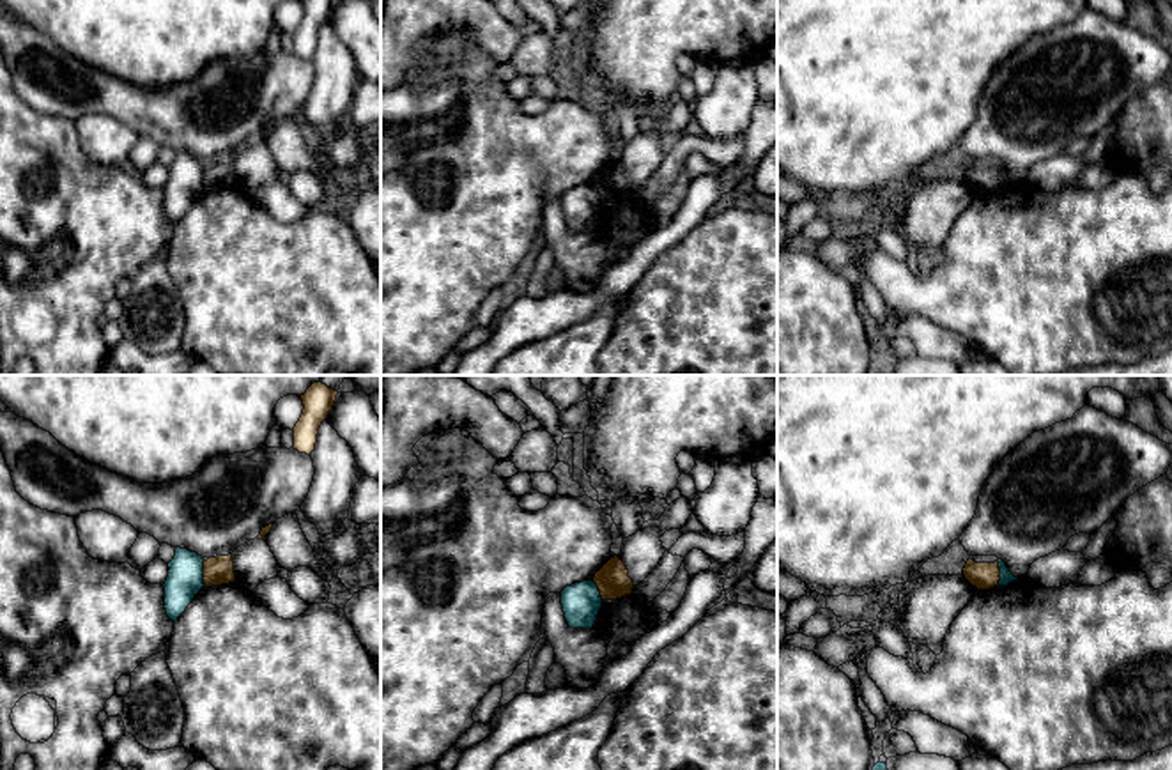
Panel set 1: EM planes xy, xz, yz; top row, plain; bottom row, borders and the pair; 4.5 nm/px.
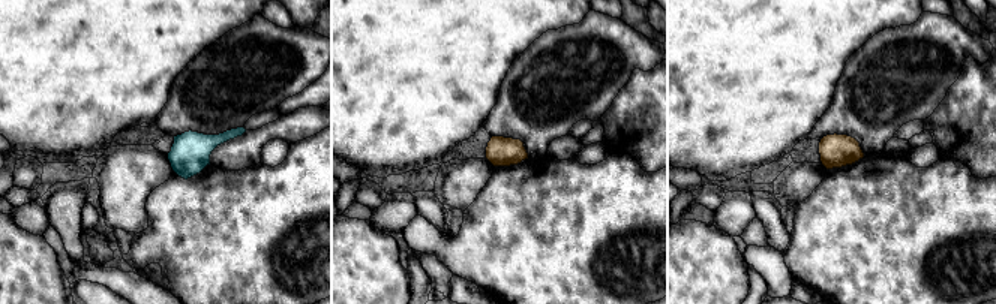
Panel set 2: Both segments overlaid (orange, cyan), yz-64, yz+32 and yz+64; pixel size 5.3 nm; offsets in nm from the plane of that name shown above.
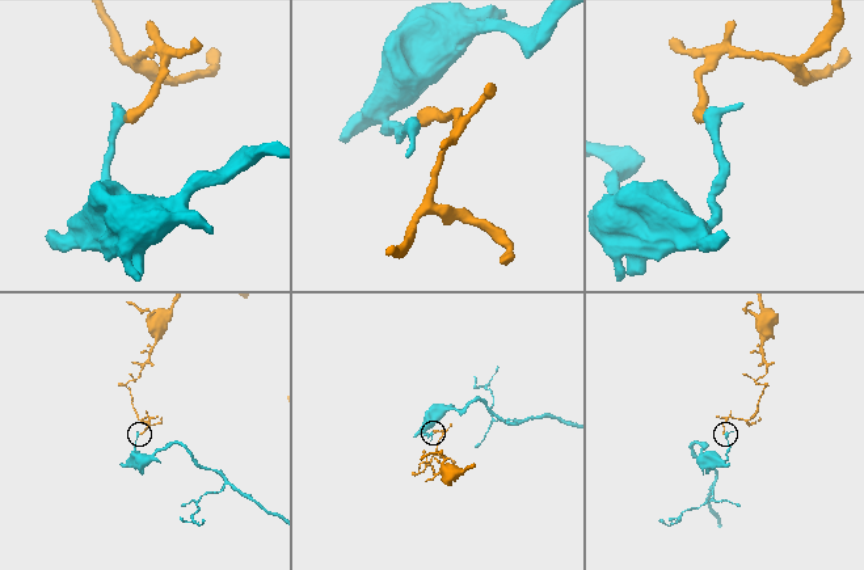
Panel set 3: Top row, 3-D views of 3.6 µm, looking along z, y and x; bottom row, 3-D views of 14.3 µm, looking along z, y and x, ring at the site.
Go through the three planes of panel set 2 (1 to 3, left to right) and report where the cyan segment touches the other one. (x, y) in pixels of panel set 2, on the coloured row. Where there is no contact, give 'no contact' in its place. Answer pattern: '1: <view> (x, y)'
1: no contact
2: no contact
3: no contact

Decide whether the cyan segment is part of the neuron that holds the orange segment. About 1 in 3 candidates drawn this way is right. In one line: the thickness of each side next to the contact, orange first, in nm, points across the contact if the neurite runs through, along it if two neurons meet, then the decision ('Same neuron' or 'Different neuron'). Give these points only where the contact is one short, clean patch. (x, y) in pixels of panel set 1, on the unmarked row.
Thickness 130 nm (orange) against 160 nm. Boundary: xy (202, 165), (202, 184), (206, 188). Different neuron

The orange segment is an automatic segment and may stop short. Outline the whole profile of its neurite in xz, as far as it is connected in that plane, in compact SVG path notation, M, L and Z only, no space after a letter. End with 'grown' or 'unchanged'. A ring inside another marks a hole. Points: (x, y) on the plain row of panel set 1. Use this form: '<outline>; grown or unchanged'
M614 159L593 181L602 204L616 204L632 196L634 186L625 166Z; unchanged

